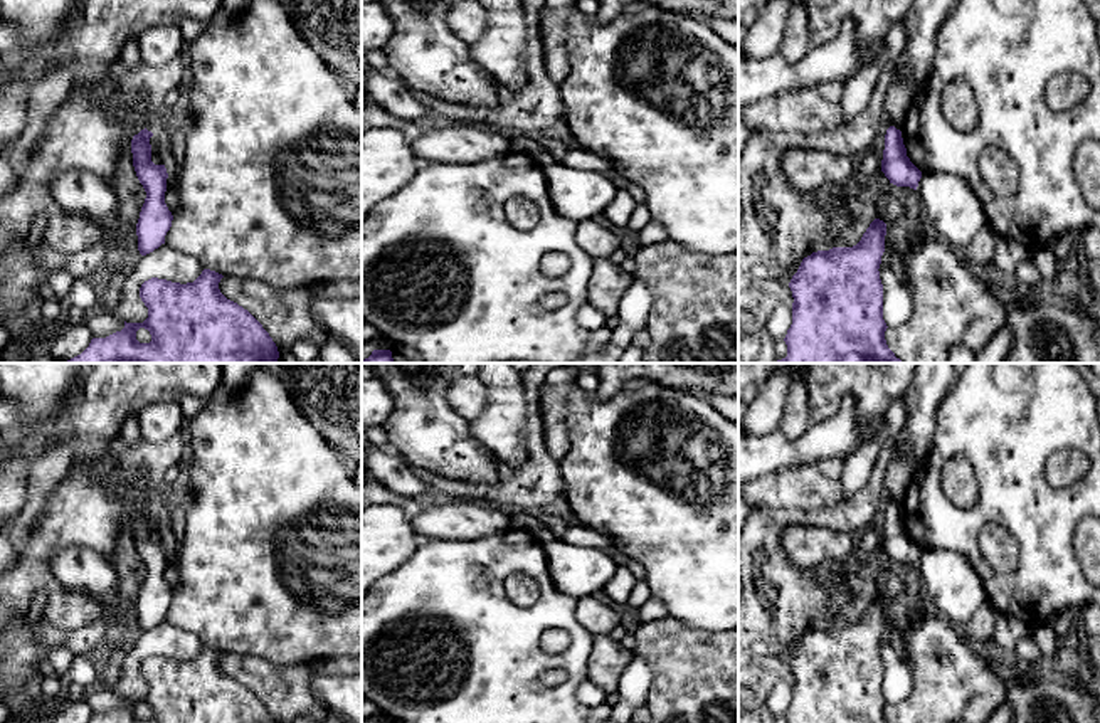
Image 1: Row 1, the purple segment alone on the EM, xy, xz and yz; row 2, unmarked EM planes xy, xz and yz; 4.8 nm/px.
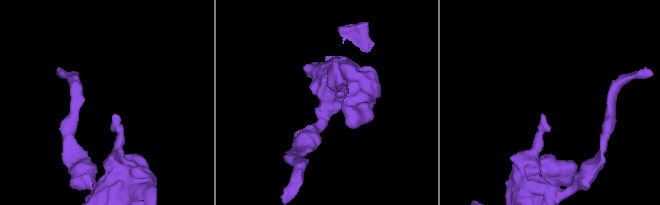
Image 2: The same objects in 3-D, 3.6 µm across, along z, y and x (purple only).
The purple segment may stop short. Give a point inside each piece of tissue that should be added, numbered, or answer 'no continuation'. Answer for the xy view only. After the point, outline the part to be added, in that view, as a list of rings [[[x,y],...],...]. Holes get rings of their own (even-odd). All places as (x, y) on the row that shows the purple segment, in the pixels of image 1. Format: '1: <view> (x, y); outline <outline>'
no continuation

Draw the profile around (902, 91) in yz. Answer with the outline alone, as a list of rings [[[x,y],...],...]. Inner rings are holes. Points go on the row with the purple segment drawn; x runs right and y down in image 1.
[[[895,76],[893,82],[890,84],[885,101],[885,114],[896,129],[902,131],[907,111],[920,87],[920,82],[903,76]]]

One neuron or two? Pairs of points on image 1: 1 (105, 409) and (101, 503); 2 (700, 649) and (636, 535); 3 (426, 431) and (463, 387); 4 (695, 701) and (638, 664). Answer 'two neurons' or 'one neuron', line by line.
1: two neurons
2: two neurons
3: two neurons
4: two neurons

